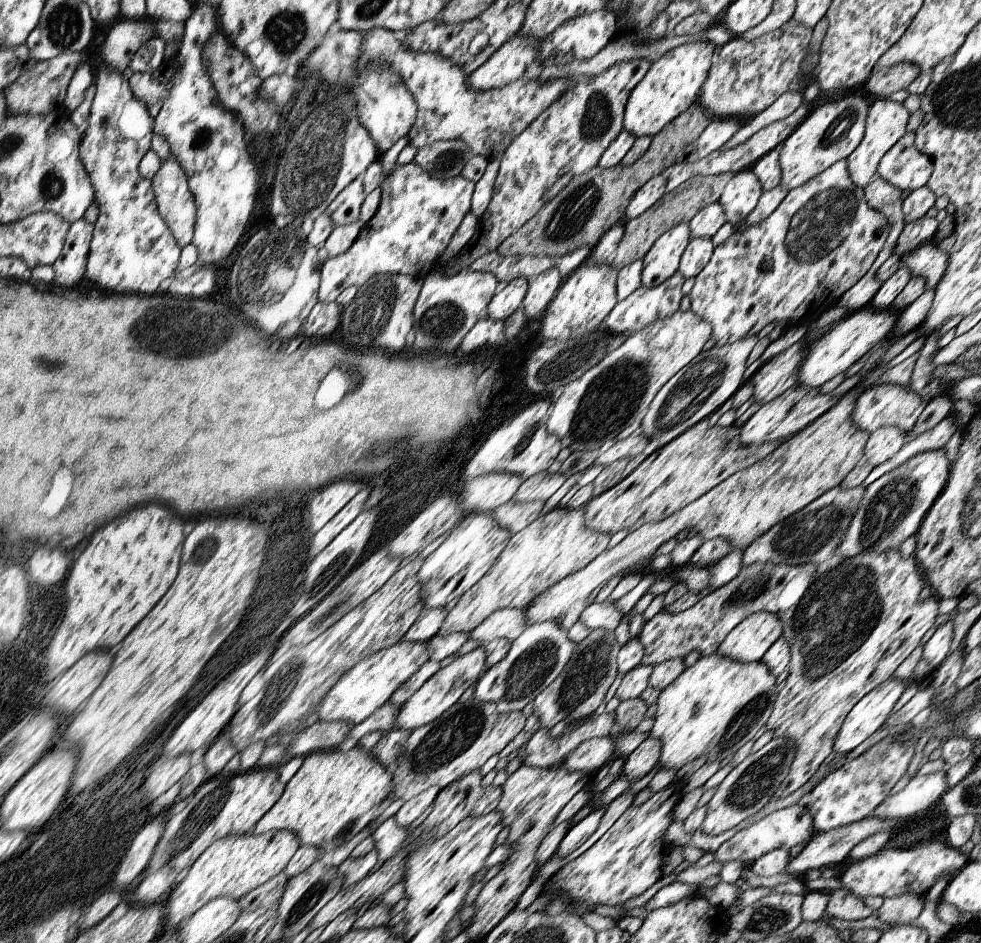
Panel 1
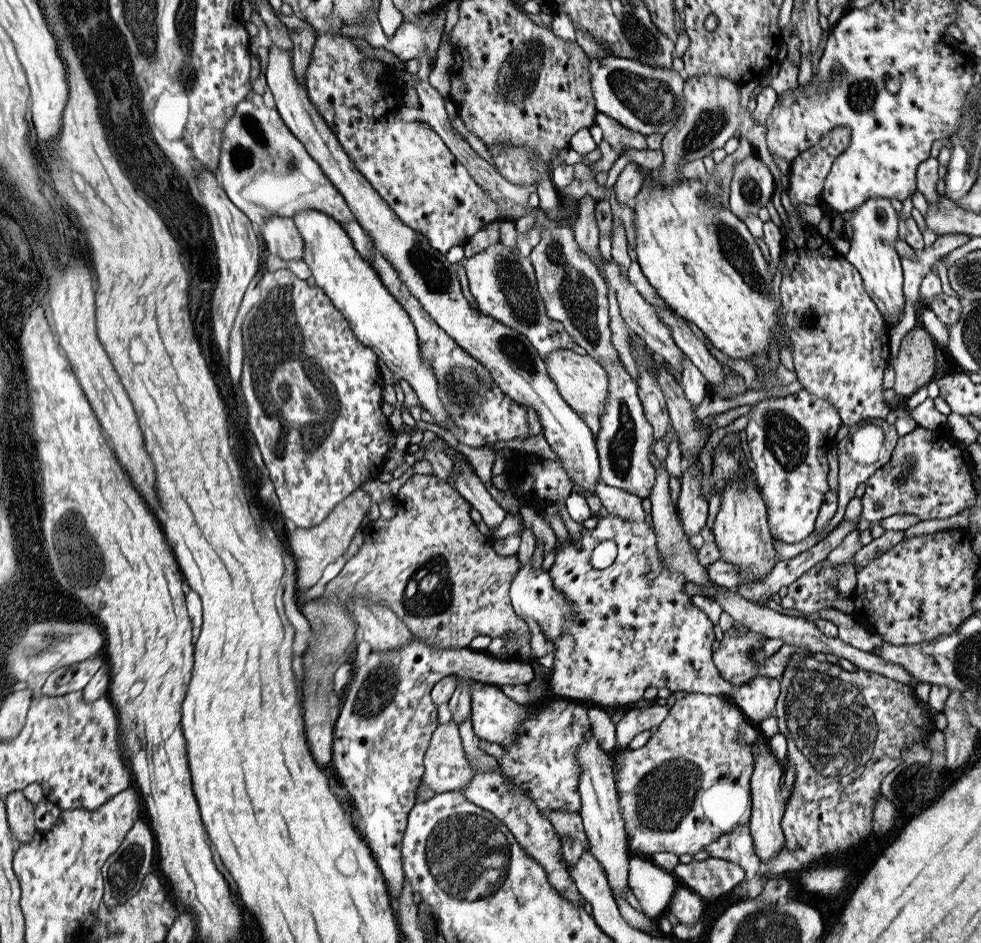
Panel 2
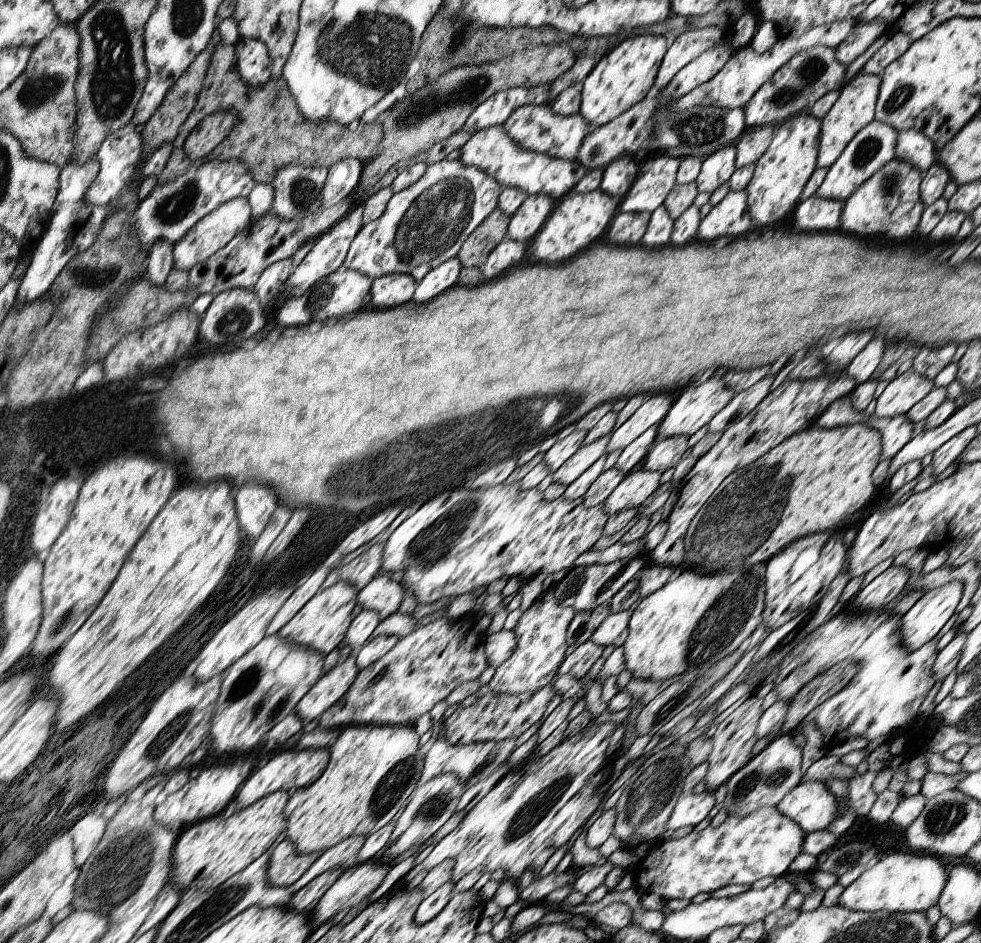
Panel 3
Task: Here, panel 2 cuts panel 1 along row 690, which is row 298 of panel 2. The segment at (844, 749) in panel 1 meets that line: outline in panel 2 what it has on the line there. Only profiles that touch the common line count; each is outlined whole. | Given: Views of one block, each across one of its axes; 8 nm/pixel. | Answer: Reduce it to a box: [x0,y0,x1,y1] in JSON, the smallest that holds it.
[845,198,903,328]

